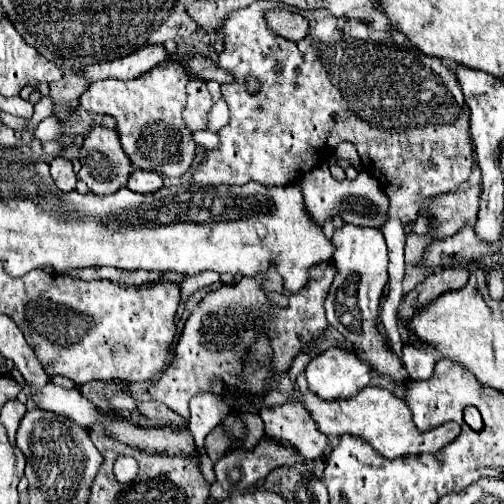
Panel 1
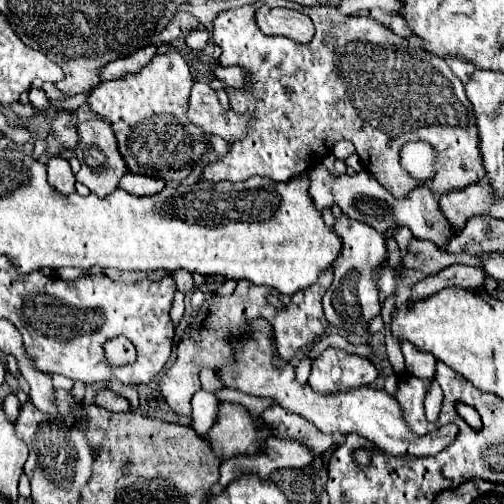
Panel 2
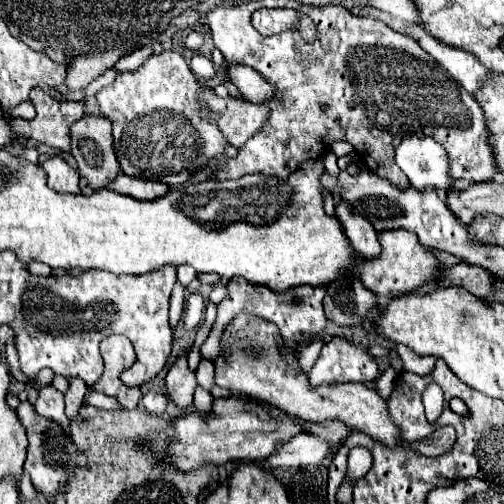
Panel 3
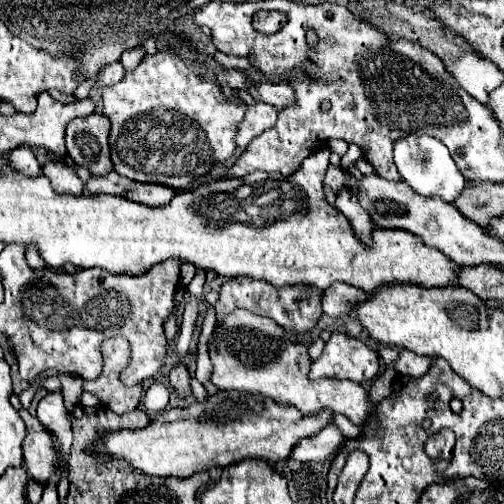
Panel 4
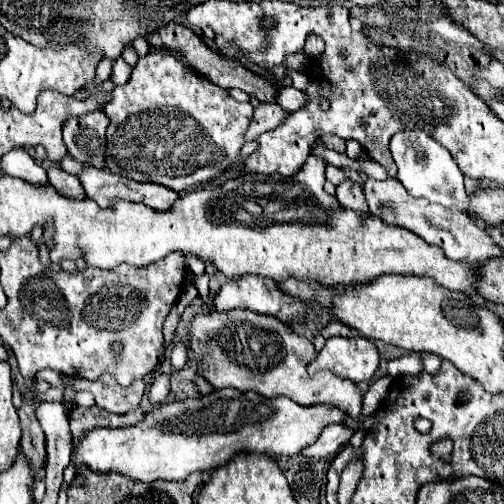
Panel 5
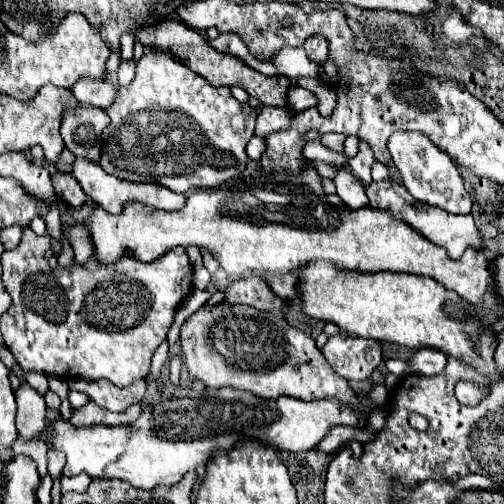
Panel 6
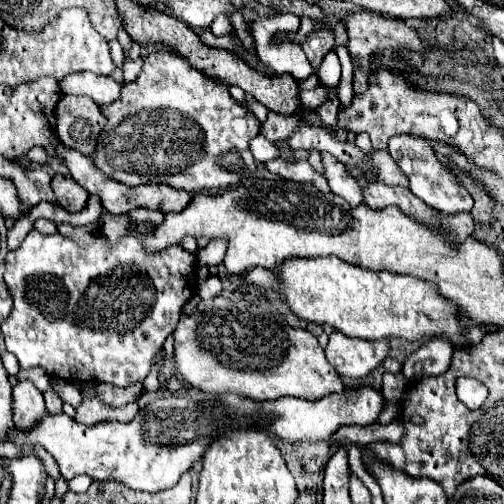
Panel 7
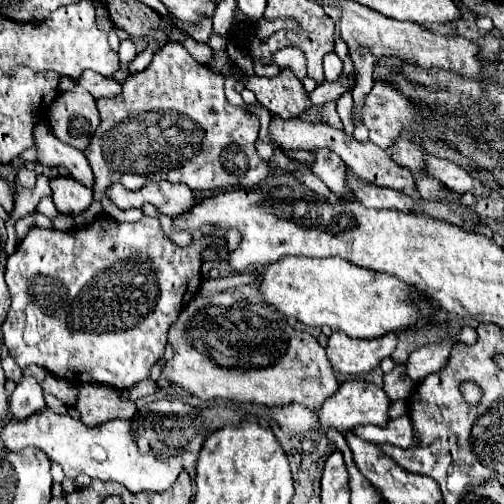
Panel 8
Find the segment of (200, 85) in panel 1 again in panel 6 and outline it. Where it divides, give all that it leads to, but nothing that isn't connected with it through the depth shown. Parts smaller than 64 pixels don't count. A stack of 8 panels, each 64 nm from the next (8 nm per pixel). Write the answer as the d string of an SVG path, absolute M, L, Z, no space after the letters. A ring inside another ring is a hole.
M260 106L254 134L264 138L270 132L278 132L280 128L286 128L290 124L288 114L290 112L286 112L286 108L280 108L280 106Z

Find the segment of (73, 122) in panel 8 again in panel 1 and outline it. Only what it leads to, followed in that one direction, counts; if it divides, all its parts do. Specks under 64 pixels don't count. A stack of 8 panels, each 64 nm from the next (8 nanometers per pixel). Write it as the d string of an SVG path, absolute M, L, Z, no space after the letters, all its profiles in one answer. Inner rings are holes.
M96 126L92 128L86 138L84 138L84 146L80 150L80 172L78 172L78 178L82 182L88 184L90 192L98 194L98 196L104 196L104 194L114 194L116 190L124 188L126 186L126 180L128 176L132 174L132 162L128 158L128 154L122 150L120 146L120 140L118 140L118 134L110 128L104 128L104 126Z

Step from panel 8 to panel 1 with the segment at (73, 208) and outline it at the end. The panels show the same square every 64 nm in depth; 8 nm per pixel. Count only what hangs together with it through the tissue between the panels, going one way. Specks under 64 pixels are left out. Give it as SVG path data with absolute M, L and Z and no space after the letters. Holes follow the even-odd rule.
M54 158L50 162L50 174L52 174L52 180L56 182L56 186L62 190L62 192L72 192L76 188L76 172L72 168L72 162L66 160L66 158Z

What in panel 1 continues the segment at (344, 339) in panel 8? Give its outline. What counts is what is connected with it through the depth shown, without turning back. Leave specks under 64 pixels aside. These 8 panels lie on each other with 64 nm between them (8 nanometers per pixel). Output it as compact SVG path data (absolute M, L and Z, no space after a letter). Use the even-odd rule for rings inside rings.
M328 348L304 370L308 390L322 400L352 398L370 384L372 370L352 350Z

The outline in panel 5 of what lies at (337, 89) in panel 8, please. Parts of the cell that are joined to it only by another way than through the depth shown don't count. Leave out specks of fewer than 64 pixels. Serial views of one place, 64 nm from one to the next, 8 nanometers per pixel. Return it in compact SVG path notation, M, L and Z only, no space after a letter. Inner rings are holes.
M282 86L276 94L276 104L280 104L286 112L294 112L296 108L304 106L306 98L304 98L304 92L302 90L296 90L292 86Z

